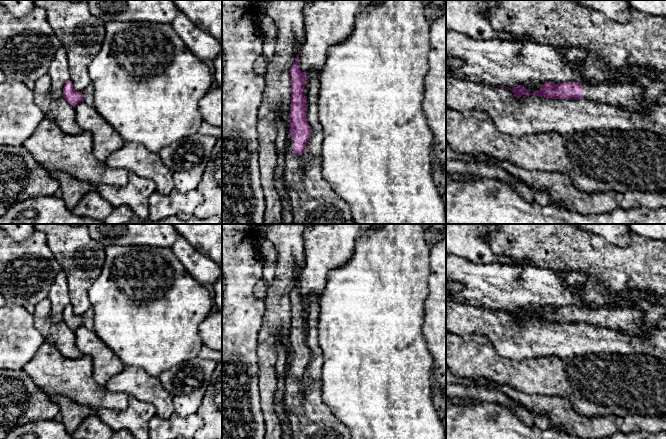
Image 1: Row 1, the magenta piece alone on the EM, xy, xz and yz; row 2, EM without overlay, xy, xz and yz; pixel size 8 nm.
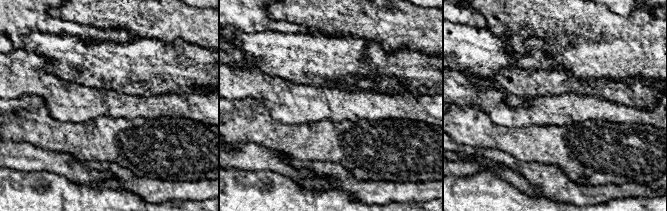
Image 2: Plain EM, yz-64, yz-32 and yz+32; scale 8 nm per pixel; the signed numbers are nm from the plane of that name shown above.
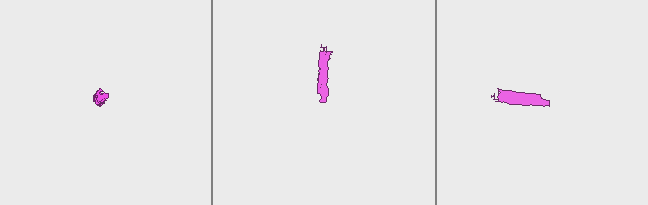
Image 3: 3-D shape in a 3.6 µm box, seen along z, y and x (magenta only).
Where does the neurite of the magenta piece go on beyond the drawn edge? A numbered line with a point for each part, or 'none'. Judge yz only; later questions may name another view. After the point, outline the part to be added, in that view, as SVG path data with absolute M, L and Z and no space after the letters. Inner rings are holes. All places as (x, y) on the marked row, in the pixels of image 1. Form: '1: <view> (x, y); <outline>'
1: yz (626, 96); M582 83L582 99L606 103L608 105L634 111L638 102L646 101L642 88L634 84L598 84Z

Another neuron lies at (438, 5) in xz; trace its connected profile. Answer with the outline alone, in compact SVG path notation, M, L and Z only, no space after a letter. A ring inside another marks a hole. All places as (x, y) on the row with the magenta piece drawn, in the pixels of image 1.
M425 0L425 2L427 7L434 9L436 17L440 16L443 9L446 7L446 0Z

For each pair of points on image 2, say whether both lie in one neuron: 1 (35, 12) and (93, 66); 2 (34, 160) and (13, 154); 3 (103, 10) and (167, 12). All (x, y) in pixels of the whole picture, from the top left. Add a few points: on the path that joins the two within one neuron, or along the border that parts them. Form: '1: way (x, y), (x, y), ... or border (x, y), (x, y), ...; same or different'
1: border (37, 32), (76, 36), (83, 41); different
2: way (29, 158), (18, 156); same
3: way (119, 10), (151, 12); same

